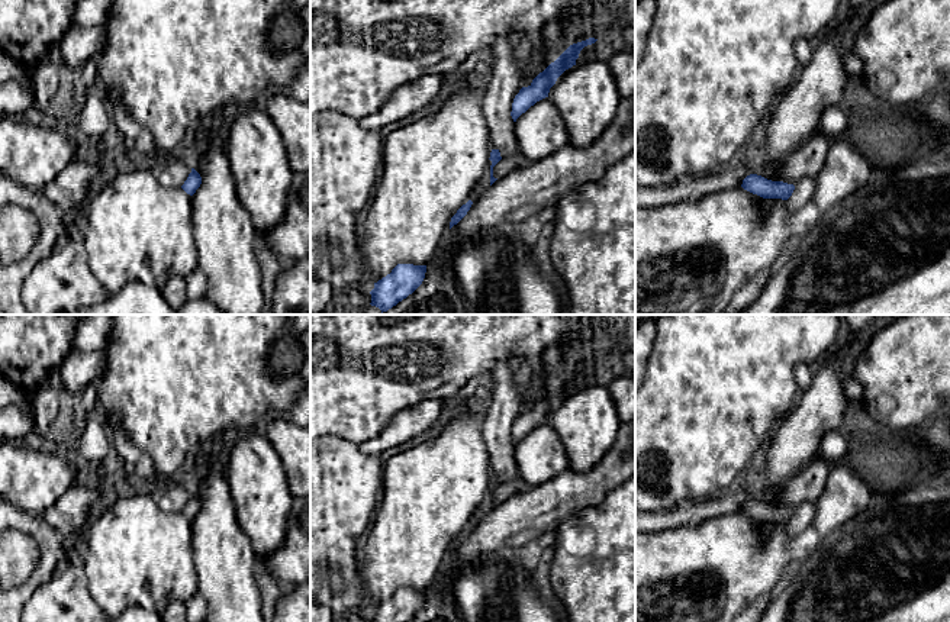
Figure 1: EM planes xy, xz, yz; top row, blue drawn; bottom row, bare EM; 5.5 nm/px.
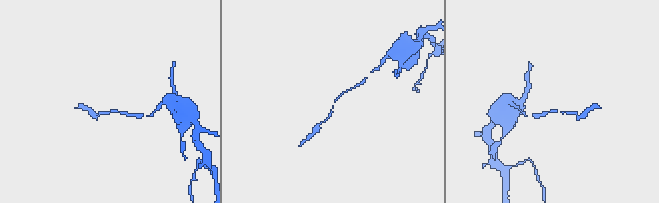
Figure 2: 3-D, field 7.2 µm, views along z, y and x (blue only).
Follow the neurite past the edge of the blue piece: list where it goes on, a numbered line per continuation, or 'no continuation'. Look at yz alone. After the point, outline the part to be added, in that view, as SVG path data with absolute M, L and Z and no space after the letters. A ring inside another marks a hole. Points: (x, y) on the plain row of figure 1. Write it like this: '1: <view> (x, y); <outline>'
no continuation

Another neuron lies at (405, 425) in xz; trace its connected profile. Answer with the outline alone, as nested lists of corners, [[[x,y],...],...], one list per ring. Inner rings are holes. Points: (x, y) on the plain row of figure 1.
[[[424,400],[413,407],[397,412],[387,428],[376,438],[360,445],[364,454],[380,455],[383,451],[402,445],[431,429],[442,409],[441,400]]]

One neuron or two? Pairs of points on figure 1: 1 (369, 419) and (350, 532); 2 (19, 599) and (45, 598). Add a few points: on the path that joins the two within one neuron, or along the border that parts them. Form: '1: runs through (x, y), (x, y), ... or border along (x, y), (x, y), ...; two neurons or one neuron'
1: border along (327, 434), (335, 434), (358, 445); two neurons
2: border along (52, 576), (22, 606); two neurons

